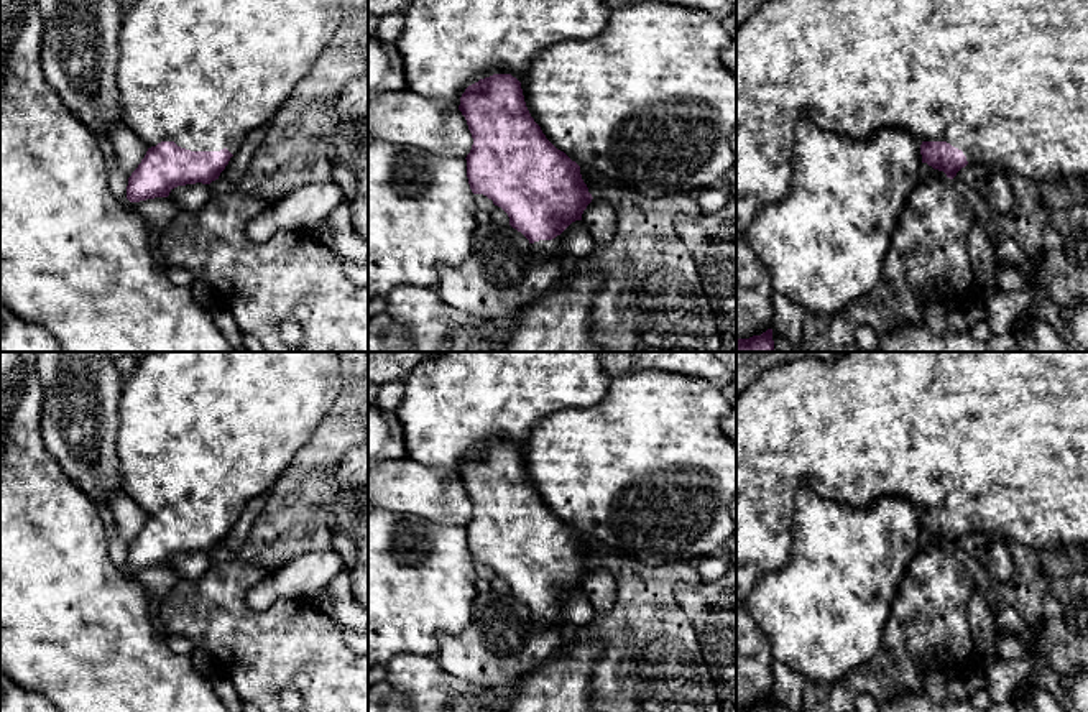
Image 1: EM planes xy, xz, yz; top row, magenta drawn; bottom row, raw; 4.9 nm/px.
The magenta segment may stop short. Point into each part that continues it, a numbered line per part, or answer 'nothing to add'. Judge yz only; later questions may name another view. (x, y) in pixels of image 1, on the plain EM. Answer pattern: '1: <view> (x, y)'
1: yz (1000, 439)

